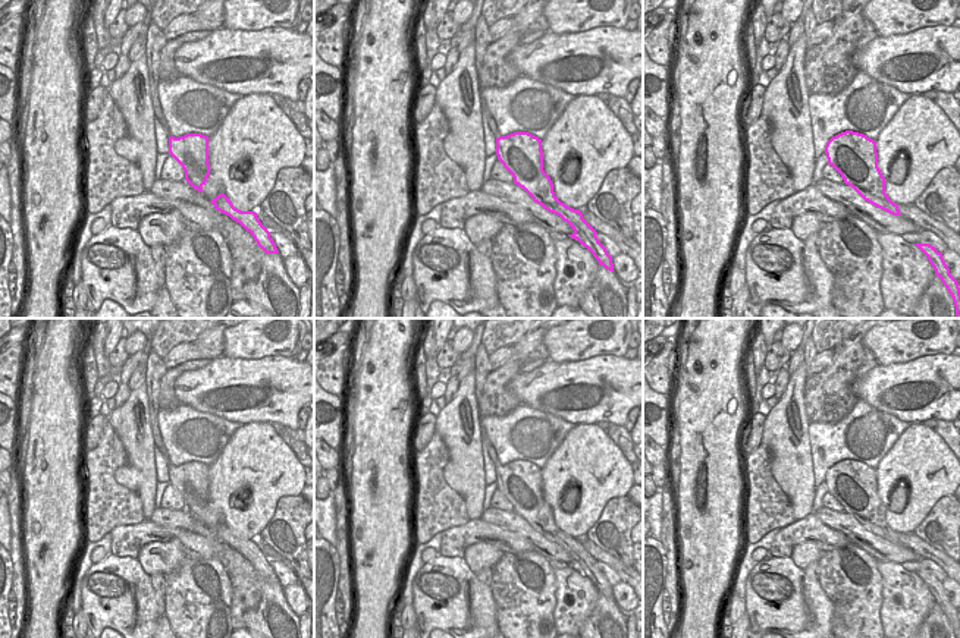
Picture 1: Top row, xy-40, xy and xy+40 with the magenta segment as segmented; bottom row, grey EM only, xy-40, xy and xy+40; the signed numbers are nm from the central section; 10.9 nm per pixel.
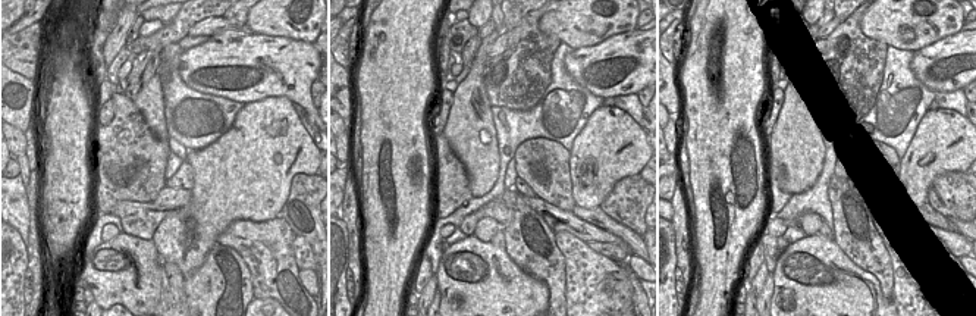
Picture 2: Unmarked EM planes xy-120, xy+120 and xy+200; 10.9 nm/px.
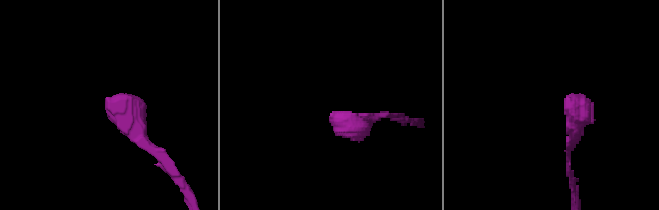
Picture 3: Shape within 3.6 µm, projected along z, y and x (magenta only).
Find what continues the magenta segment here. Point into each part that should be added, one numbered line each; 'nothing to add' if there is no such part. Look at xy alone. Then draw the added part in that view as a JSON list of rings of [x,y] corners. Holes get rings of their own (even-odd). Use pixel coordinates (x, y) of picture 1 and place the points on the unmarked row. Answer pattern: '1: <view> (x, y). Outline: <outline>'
1: xy (485, 440). Outline: [[[480,427],[480,436],[481,436],[481,444],[484,444],[489,450],[489,456],[492,459],[492,462],[495,463],[495,466],[499,466],[499,461],[498,461],[498,456],[496,456],[496,450],[495,447],[492,446],[487,434],[486,434],[486,430]]]

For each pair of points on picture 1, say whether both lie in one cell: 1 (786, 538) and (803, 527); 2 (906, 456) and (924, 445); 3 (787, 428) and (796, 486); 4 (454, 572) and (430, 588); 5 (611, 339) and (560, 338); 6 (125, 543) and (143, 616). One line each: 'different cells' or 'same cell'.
1: same cell
2: same cell
3: same cell
4: same cell
5: same cell
6: different cells

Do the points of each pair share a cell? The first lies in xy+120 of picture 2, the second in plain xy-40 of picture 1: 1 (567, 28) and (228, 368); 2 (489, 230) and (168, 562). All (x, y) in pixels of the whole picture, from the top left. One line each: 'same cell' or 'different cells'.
1: different cells
2: same cell

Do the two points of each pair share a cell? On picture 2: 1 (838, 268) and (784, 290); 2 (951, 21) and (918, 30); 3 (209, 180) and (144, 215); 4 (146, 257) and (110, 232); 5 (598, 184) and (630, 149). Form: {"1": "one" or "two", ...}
{"1": "one", "2": "one", "3": "two", "4": "two", "5": "one"}

